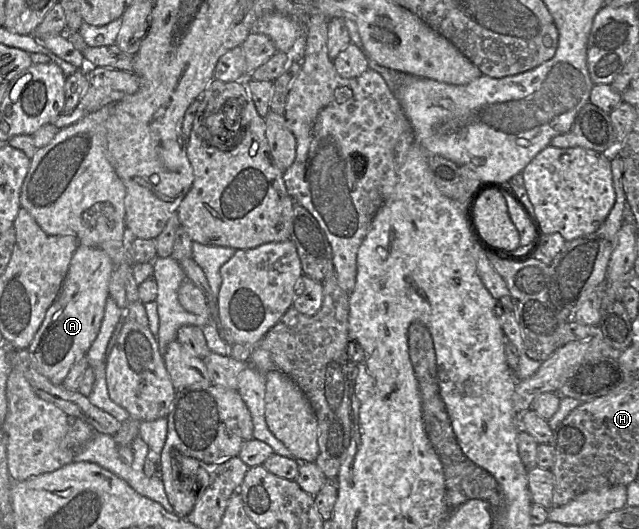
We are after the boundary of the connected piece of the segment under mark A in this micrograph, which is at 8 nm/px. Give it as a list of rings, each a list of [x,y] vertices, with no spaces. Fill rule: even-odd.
[[[79,245],[73,254],[61,290],[27,348],[39,372],[53,384],[63,384],[71,367],[86,356],[97,337],[114,269],[112,260],[100,248]]]

